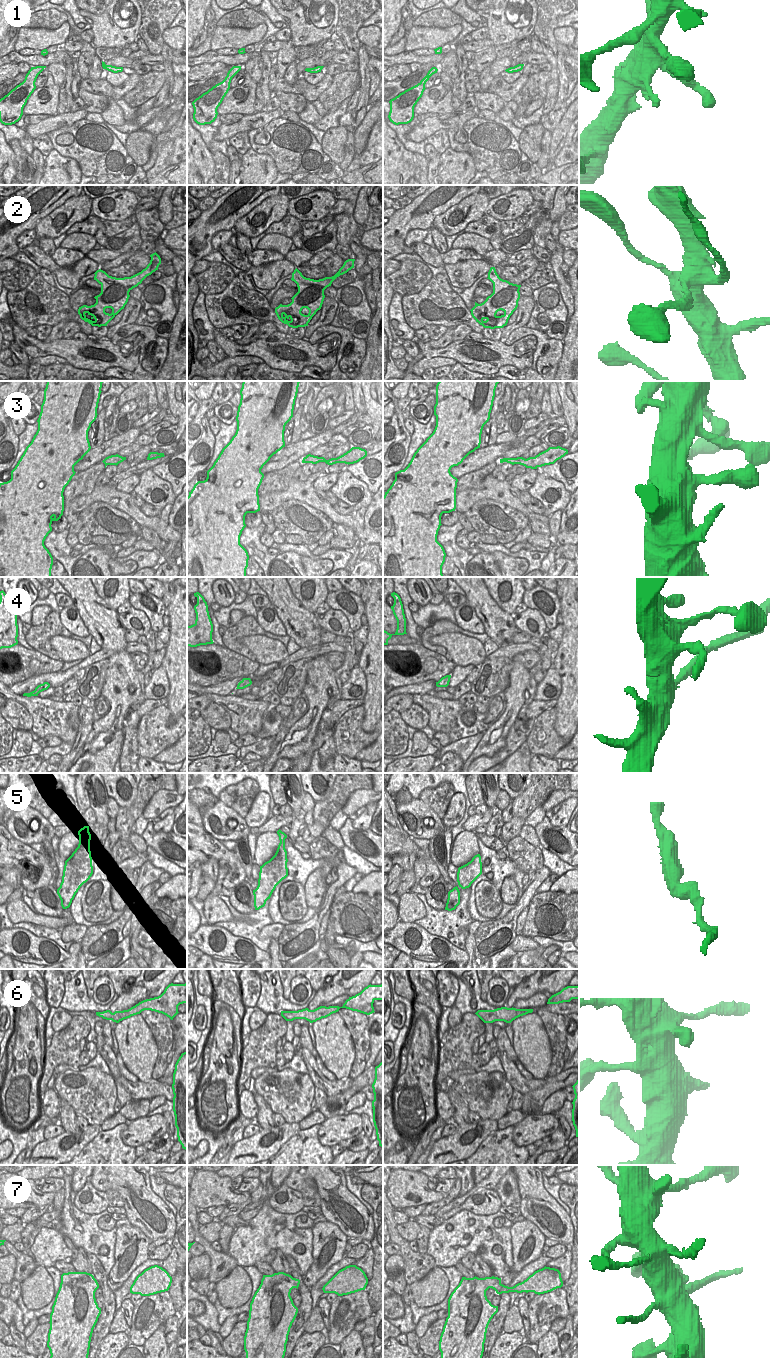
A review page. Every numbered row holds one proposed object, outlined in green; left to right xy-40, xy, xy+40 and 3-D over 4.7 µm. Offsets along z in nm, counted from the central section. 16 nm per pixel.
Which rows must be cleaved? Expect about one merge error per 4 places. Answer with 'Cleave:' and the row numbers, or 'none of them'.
Cleave: 4

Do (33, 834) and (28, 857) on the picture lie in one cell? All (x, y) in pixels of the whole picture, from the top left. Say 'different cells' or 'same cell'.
different cells

